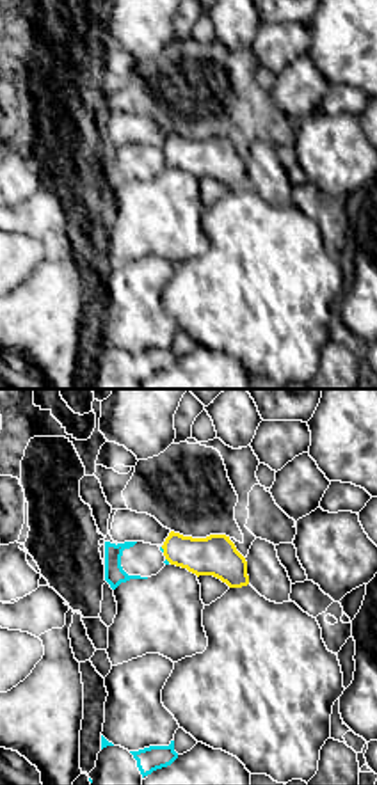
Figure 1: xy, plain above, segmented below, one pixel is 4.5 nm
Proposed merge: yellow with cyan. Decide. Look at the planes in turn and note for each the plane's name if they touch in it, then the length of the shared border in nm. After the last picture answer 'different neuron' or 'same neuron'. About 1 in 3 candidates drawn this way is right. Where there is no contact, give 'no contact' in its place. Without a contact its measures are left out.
xy | 30 nm

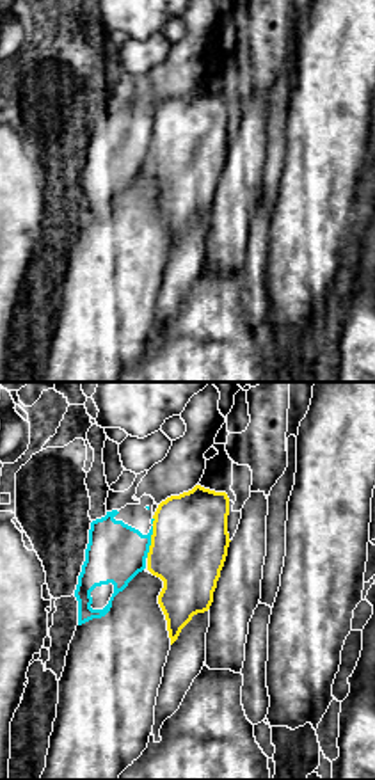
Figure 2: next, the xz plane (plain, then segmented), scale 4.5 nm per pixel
xz | 150 nm

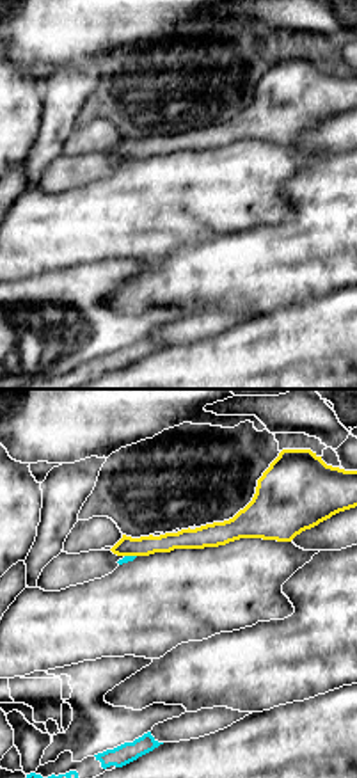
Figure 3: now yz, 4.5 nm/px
yz | 60 nm

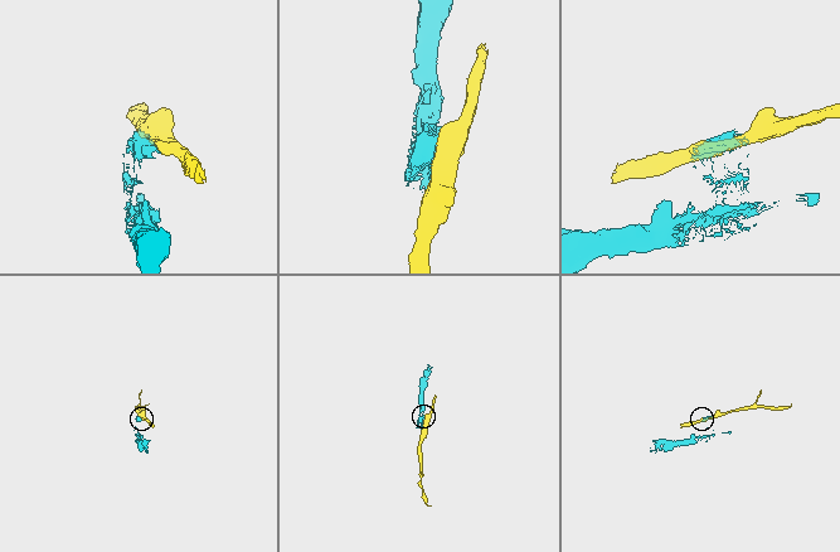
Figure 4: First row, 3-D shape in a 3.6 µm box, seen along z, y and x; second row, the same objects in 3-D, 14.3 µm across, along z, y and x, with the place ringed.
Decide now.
different neuron

